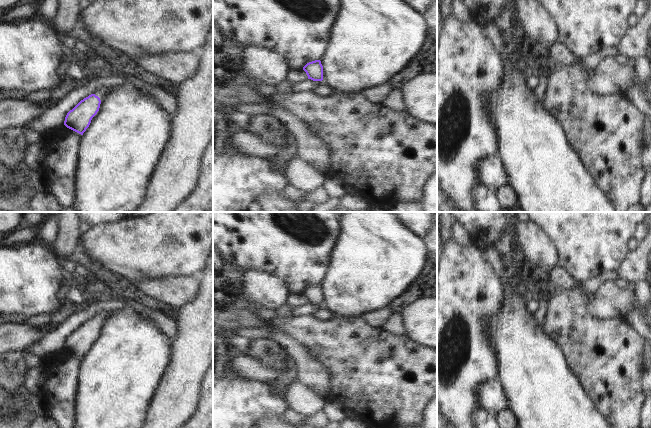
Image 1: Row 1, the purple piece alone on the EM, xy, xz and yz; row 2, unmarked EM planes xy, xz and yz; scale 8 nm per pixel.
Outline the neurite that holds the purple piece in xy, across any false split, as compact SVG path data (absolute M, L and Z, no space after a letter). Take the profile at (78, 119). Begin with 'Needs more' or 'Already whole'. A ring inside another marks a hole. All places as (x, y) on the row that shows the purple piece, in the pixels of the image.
Needs more. M109 87L100 88L94 94L91 94L81 100L67 113L64 125L67 128L83 135L89 127L92 118L99 111L103 98L111 89L112 88Z

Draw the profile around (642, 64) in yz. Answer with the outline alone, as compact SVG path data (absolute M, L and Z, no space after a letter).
M641 55L635 59L635 69L636 72L642 81L645 83L646 81L651 79L651 65L645 55Z

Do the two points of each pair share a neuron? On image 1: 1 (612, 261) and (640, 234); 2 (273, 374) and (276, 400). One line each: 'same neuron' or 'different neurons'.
1: different neurons
2: different neurons

